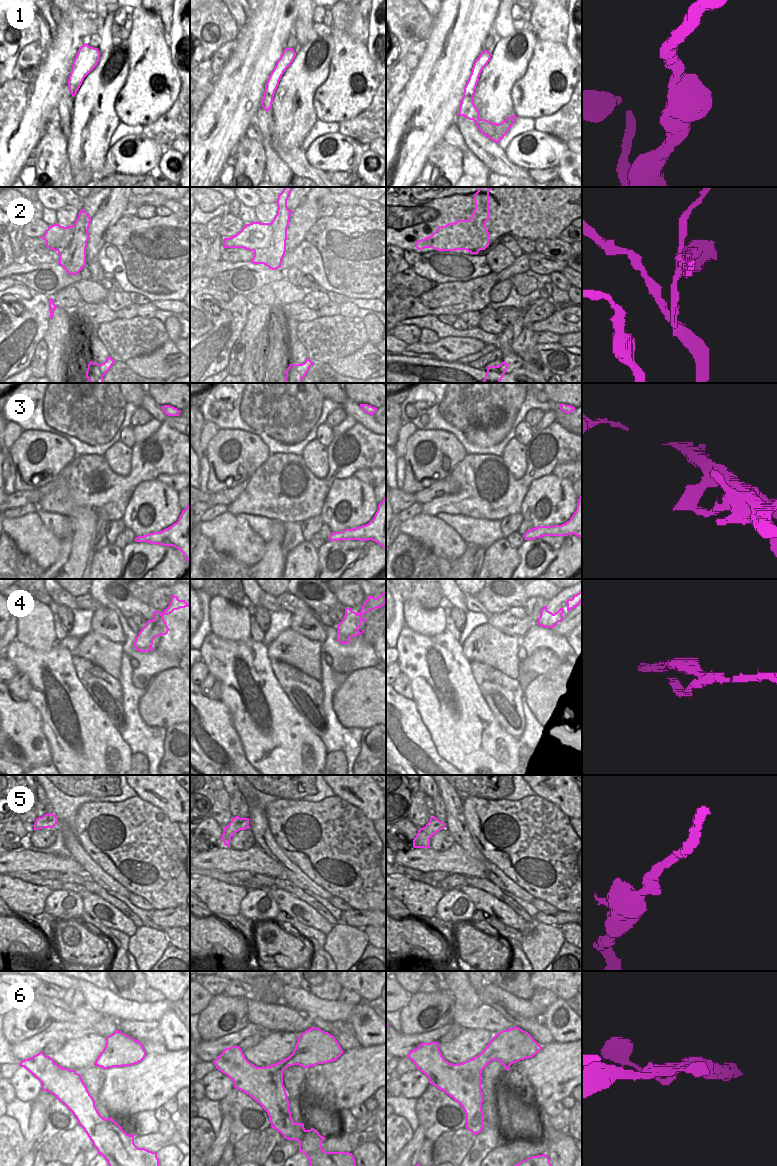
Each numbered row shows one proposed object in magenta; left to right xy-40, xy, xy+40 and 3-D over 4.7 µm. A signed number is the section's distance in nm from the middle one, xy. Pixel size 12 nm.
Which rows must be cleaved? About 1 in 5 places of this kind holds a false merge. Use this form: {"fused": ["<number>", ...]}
{"fused": ["2", "4"]}

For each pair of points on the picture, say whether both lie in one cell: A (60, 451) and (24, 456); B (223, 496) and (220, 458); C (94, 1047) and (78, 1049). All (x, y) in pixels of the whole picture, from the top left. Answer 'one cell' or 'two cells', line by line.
A: one cell
B: two cells
C: one cell

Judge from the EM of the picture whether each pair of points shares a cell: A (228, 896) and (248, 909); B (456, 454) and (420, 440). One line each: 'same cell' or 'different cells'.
A: different cells
B: same cell

